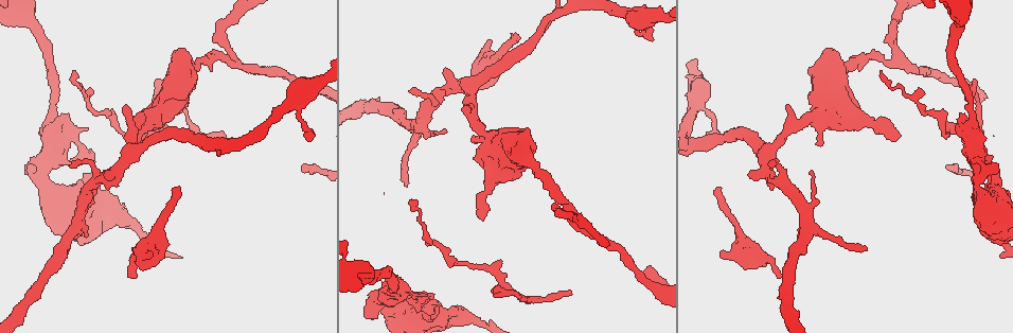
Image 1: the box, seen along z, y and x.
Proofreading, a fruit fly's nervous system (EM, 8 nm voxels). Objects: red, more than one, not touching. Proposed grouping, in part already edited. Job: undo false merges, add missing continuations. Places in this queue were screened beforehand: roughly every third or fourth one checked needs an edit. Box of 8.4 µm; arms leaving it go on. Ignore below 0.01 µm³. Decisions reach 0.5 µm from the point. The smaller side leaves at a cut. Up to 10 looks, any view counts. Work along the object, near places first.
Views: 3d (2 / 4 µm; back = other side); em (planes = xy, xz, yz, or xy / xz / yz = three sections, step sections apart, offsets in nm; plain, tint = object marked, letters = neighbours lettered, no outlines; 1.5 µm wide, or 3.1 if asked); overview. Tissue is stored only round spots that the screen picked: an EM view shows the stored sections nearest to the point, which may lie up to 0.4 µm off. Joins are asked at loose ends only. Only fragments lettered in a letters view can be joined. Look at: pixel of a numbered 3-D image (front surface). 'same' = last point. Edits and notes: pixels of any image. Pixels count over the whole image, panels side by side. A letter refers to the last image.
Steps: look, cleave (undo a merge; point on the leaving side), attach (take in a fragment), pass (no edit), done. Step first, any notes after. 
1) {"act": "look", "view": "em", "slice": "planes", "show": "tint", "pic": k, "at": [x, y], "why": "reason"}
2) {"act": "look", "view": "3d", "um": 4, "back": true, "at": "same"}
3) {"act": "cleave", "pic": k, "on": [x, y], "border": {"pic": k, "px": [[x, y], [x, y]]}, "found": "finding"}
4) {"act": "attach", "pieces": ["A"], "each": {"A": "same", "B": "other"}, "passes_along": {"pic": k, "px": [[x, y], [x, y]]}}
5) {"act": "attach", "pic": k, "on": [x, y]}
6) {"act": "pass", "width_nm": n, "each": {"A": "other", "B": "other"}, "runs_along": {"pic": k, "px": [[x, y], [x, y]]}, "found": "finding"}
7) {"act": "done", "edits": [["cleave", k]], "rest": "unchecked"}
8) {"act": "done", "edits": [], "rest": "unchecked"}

{"act": "look", "view": "em", "slice": "yz", "step": 8, "show": "letters", "pic": 1, "at": [519, 39], "why": "an open end"}

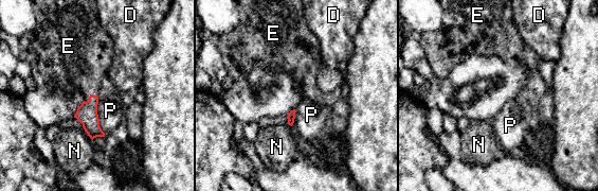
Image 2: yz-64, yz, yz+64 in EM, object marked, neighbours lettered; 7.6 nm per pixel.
{"act": "look", "view": "em", "slice": "planes", "show": "letters", "at": "same", "why": "another direction"}

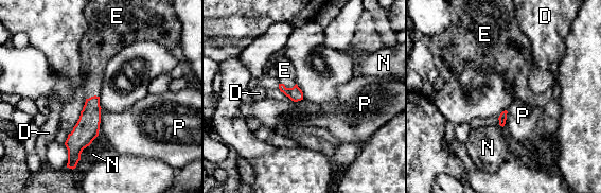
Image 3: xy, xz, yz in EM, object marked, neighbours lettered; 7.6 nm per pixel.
{"act": "attach", "pieces": ["E"], "each": {"D": "other", "E": "same", "N": "other", "P": "other"}, "passes_along": {"pic": 3, "px": [[295, 93], [288, 88], [284, 70]]}, "found": "the neuron continues"}

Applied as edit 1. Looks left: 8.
{"act": "look", "view": "overview"}

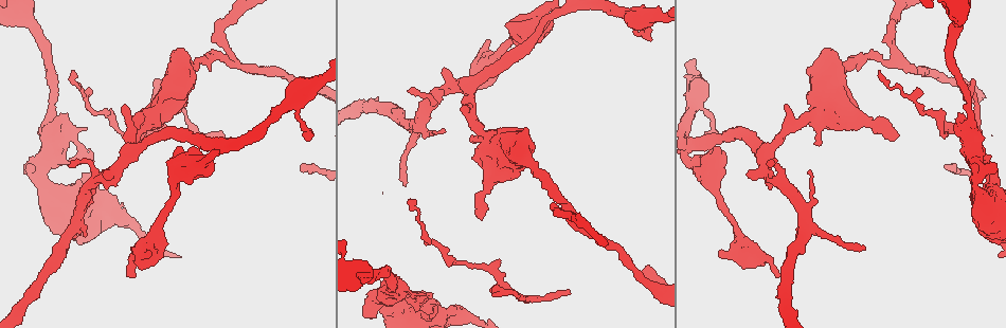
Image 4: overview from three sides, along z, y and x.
{"act": "look", "view": "3d", "um": 2, "pic": 4, "at": [778, 277], "why": "an open end"}

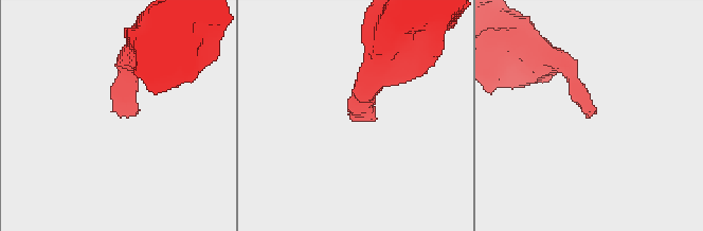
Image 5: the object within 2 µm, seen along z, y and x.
{"act": "look", "view": "em", "slice": "planes", "show": "letters", "pic": 5, "at": [352, 116], "why": "shape alone is not enough"}

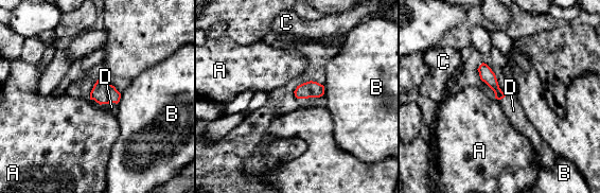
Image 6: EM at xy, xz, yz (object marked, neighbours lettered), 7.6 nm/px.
{"act": "attach", "pieces": ["D"], "each": {"A": "other", "B": "other", "C": "other", "D": "same"}, "passes_along": {"pic": 6, "px": [[103, 92], [104, 103], [111, 107]]}, "found": "it goes on there"}

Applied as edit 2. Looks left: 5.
{"act": "look", "view": "overview", "why": "redraw"}

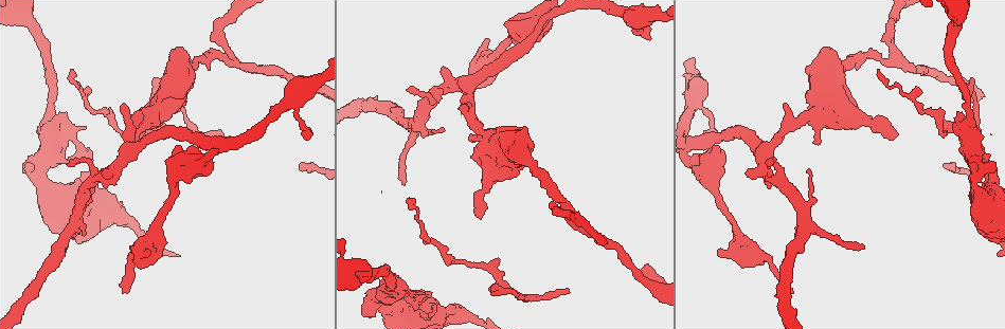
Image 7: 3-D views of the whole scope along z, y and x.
{"act": "look", "view": "3d", "um": 2, "pic": 7, "at": [569, 291], "why": "tapers out"}

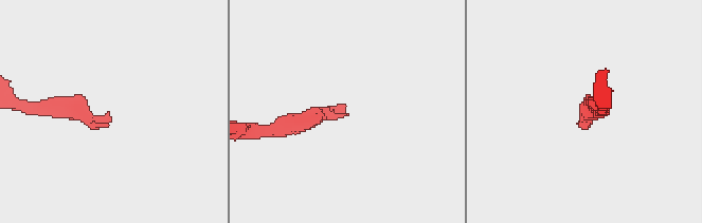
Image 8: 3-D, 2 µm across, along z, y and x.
{"act": "look", "view": "em", "slice": "xz", "step": 4, "show": "tint", "pic": 8, "at": [583, 121], "why": "shape alone is not enough"}

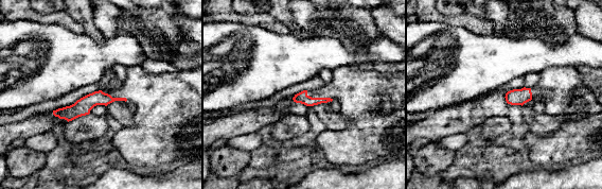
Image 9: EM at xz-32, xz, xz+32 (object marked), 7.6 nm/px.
{"act": "look", "view": "em", "slice": "planes", "show": "letters", "at": "same", "why": "cut it another way"}

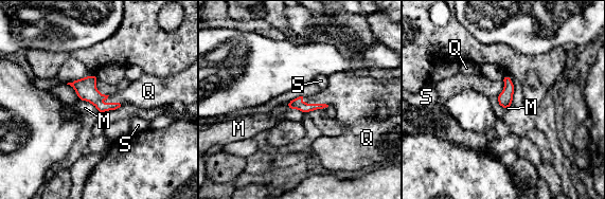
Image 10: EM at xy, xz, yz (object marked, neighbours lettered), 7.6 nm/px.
{"act": "attach", "pieces": ["Q"], "each": {"M": "other", "Q": "same", "S": "other"}, "passes_along": {"pic": 10, "px": [[298, 103], [315, 104], [345, 93]]}, "found": "it goes on there"}

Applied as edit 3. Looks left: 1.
{"act": "done", "edits": [["attach", 3], ["attach", 6], ["attach", 10]], "rest": "unchecked"}

